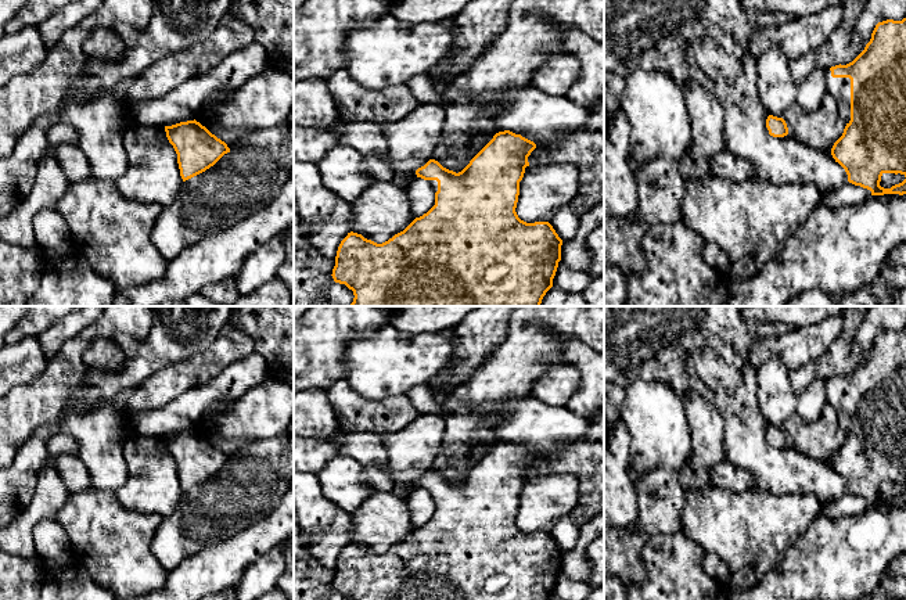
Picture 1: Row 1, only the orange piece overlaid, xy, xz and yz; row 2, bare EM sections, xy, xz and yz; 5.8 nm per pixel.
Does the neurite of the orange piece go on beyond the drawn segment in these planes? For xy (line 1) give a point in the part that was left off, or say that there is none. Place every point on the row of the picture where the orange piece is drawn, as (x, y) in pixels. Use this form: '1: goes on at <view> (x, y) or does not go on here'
1: does not go on here

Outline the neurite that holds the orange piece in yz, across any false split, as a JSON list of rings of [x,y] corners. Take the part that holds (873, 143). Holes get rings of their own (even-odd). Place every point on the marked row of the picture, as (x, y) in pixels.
[[[906,18],[878,22],[870,42],[852,62],[826,69],[826,87],[846,123],[842,136],[831,148],[831,155],[845,169],[848,182],[870,190],[871,195],[906,194],[906,179],[891,188],[880,186],[884,173],[900,173],[906,177]]]

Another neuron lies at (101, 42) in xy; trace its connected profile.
[[[97,26],[87,32],[82,48],[86,55],[98,58],[121,58],[125,53],[122,42],[108,26]]]

